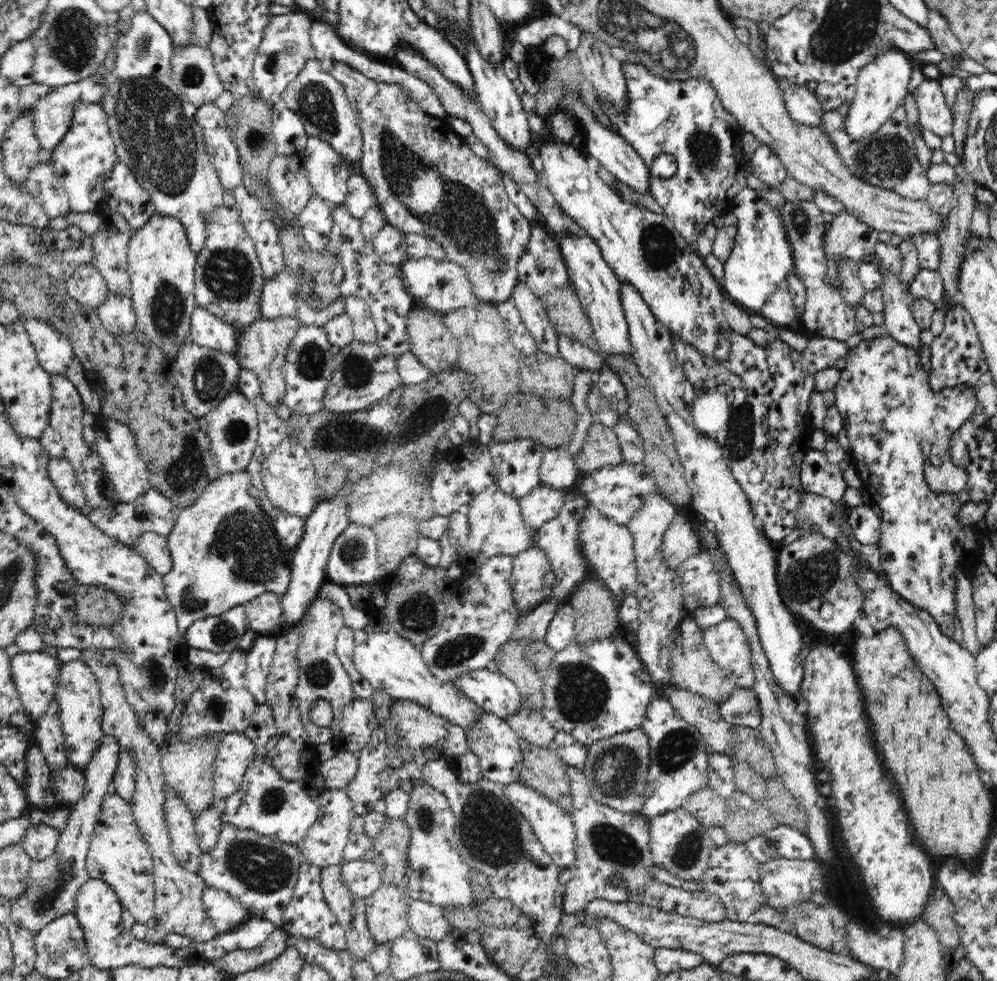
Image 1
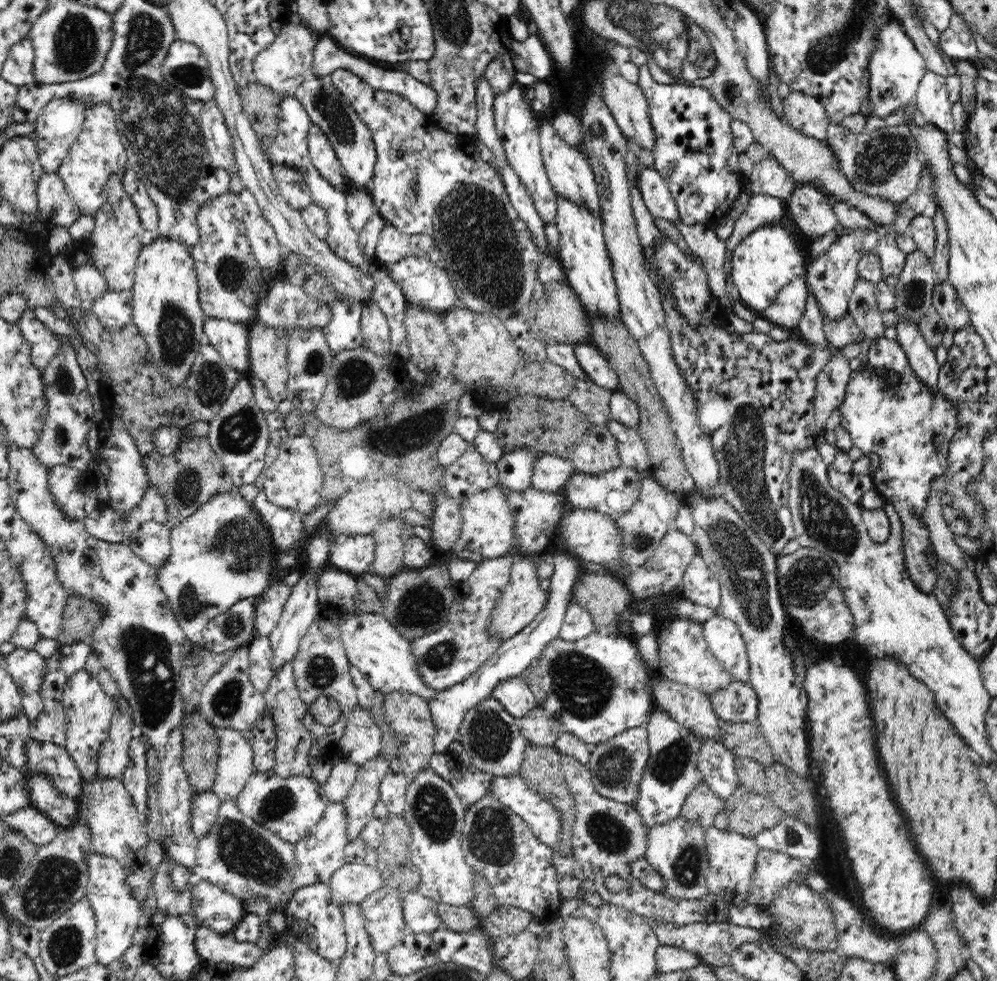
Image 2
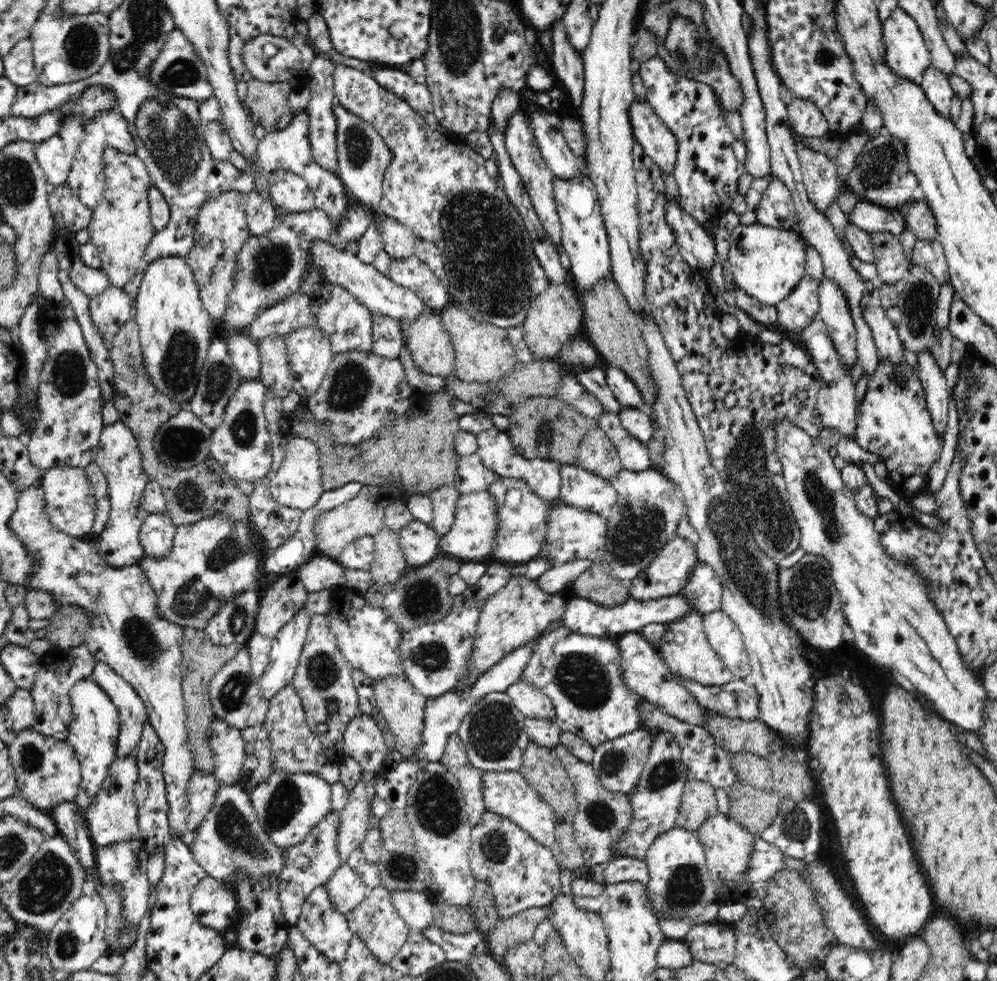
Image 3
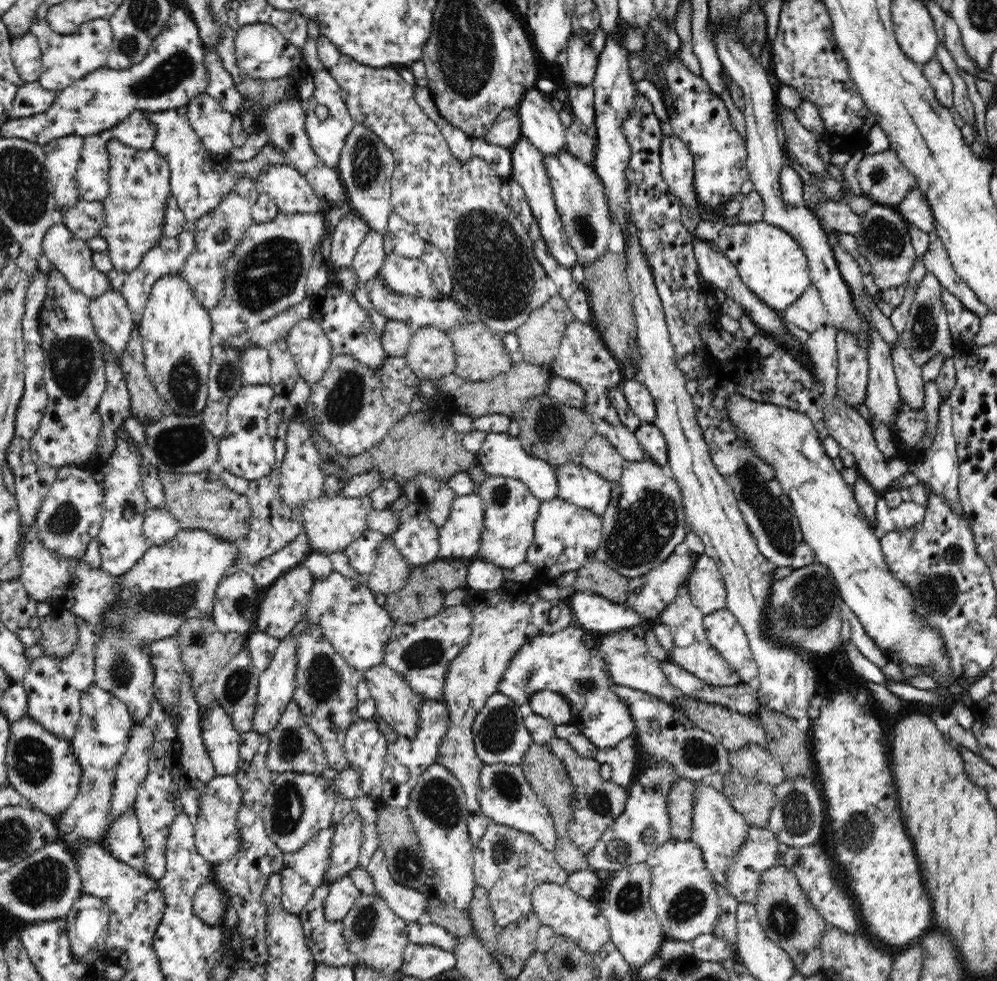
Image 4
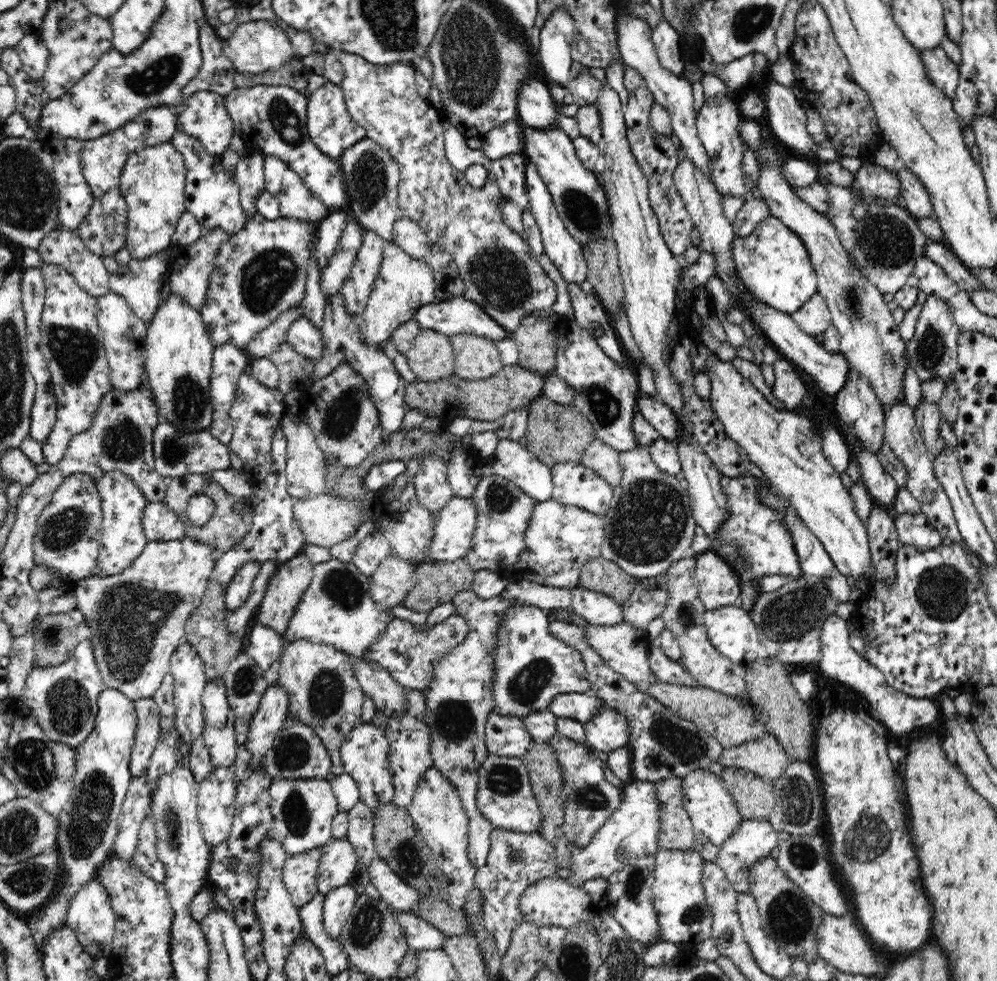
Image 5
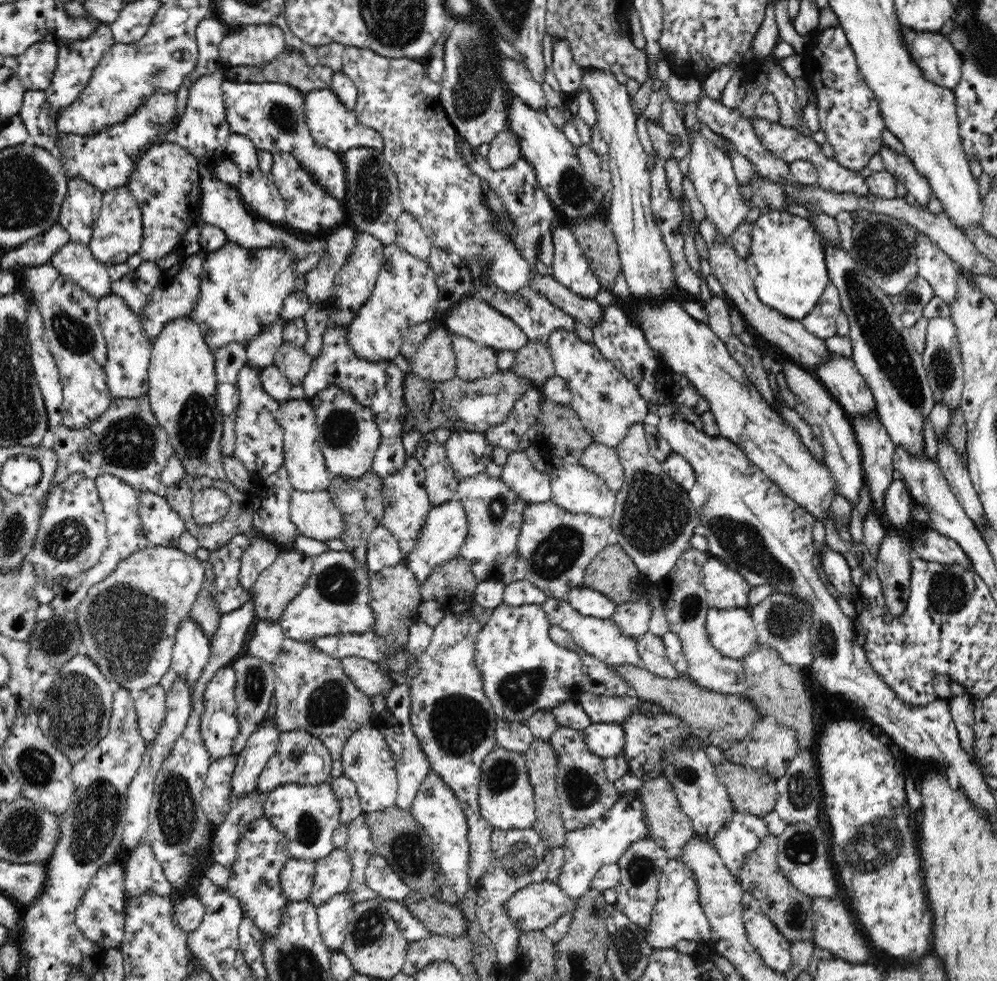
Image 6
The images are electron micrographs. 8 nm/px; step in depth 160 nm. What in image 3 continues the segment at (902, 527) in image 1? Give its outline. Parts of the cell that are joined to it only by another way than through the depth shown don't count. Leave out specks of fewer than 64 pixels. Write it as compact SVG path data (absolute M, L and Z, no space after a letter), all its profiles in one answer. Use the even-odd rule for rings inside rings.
M881 356L878 358L878 367L869 378L865 396L857 403L856 430L852 438L862 450L883 459L888 470L888 485L902 497L903 504L911 504L913 498L928 491L928 470L943 450L945 434L940 435L934 427L917 370L905 360L896 365ZM893 373L905 376L908 384L895 384L891 380Z

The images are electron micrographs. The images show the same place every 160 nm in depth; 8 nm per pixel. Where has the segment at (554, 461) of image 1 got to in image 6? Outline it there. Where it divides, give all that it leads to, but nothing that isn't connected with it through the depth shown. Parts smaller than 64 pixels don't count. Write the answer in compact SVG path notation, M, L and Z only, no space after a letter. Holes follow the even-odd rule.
M508 451L500 477L527 504L551 501L549 474L538 471L524 451Z

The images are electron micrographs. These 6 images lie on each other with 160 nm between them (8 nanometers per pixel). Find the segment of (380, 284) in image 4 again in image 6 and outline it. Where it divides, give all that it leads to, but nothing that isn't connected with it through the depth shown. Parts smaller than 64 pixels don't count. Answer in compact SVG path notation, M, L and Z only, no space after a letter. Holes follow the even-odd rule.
M472 296L460 300L456 304L452 304L442 316L439 316L438 321L436 316L434 323L439 326L444 326L450 334L454 333L471 338L478 344L490 346L496 351L512 350L516 353L516 350L522 348L529 340L526 333L510 317L503 315L488 302L480 298L473 298Z

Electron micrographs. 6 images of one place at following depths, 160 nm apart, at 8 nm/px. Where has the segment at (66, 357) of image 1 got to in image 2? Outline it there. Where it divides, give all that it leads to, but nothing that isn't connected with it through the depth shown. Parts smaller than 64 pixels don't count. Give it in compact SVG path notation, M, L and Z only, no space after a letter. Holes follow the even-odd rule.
M27 309L15 323L31 345L32 363L37 369L45 370L59 353L61 340L36 319L33 310Z

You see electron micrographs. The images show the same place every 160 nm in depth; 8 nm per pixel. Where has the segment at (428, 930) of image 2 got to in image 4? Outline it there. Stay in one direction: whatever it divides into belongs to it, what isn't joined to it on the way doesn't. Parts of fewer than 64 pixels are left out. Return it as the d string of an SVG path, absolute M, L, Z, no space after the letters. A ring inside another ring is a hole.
M378 848L374 855L370 858L370 863L367 865L367 872L372 877L375 887L375 893L378 897L386 901L386 905L400 918L408 923L416 923L428 910L429 898L422 895L418 890L407 888L397 884L390 875L387 868L387 862L384 852Z

